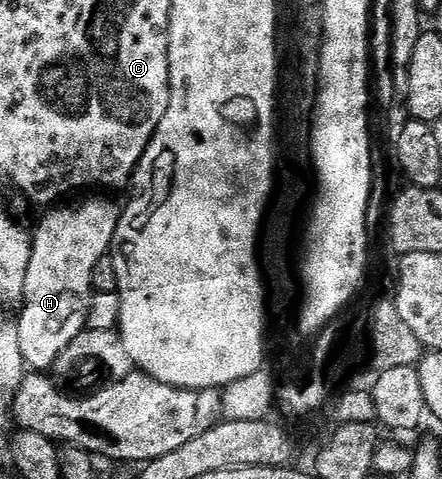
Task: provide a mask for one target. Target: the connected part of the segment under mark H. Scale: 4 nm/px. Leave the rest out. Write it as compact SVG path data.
M86 198L71 206L62 205L66 204L55 205L51 214L43 216L38 231L33 231L32 260L28 260L28 276L24 276L24 296L17 311L19 314L16 325L22 360L34 372L49 371L56 356L68 346L69 341L87 329L86 321L92 297L92 268L96 268L96 260L100 260L100 256L111 253L120 217L120 206L106 198Z

